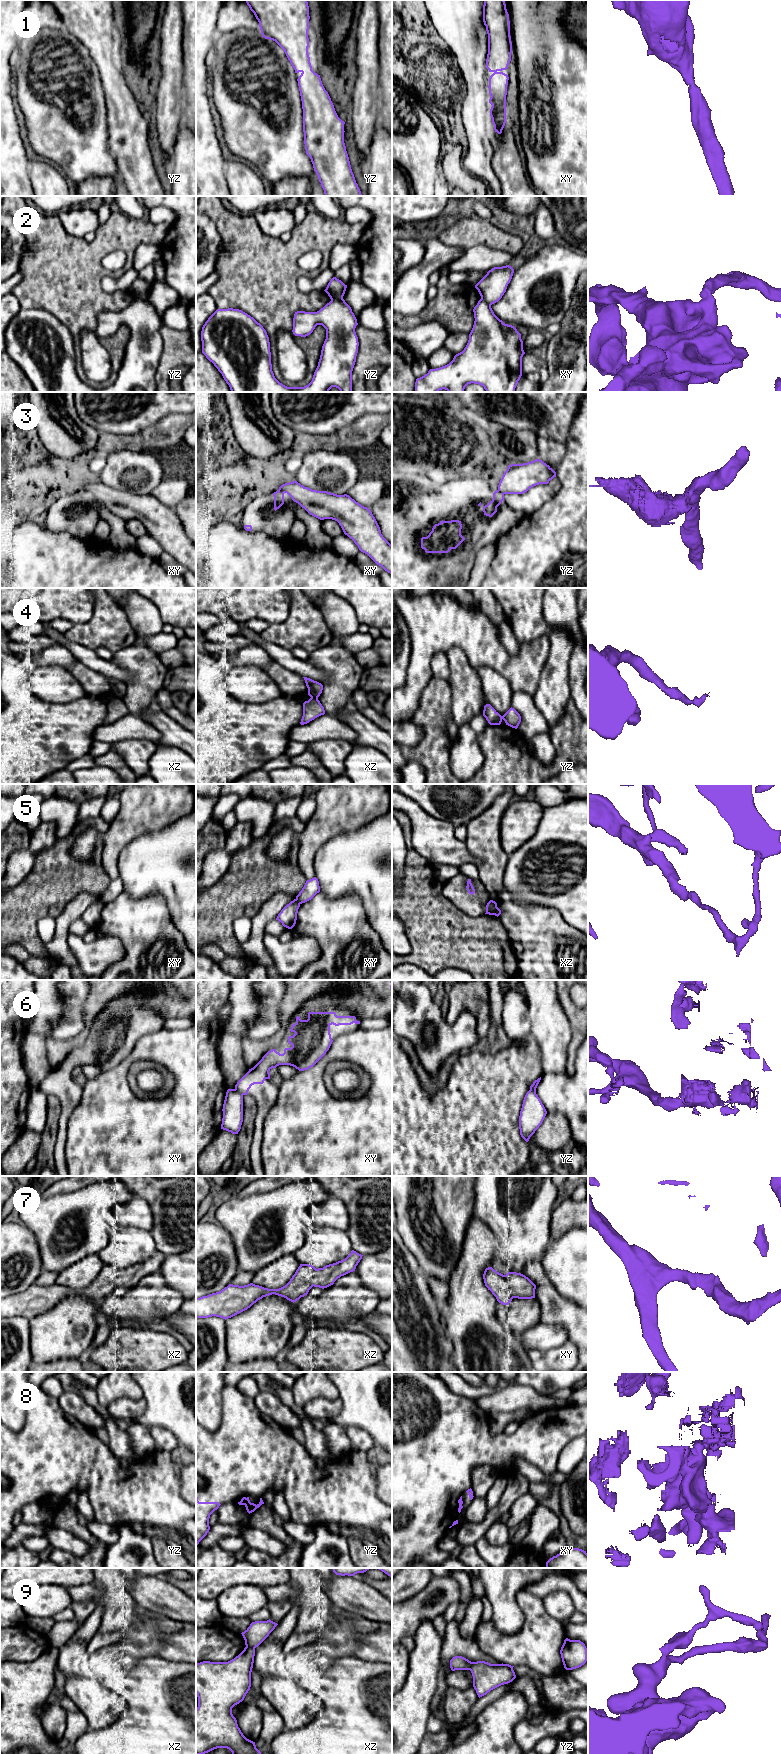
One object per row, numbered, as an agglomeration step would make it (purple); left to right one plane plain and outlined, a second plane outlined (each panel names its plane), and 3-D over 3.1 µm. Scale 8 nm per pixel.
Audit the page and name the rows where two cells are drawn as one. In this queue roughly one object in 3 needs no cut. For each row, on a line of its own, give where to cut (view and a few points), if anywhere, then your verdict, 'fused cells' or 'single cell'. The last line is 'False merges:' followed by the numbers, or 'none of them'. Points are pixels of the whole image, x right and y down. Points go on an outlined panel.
1: no cut | single cell
2: yz (342, 297), (331, 300) | fused cells
3: yz (497, 490), (503, 494) | fused cells
4: xz (311, 697), (317, 699) | fused cells
5: xy (296, 898), (300, 903) | fused cells
6: xy (235, 1088), (242, 1095) | fused cells
7: no cut | single cell
8: yz (246, 1498), (249, 1505), (256, 1505) | fused cells
9: xz (246, 1645), (254, 1648) | fused cells
False merges: 2, 3, 4, 5, 6, 8, 9

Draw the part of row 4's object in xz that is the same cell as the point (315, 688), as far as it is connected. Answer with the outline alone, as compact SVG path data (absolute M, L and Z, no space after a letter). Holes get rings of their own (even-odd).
M303 677L303 678L305 680L307 688L308 688L308 695L311 698L318 699L318 697L322 693L323 685L317 681L310 679L310 678L307 678L307 677Z

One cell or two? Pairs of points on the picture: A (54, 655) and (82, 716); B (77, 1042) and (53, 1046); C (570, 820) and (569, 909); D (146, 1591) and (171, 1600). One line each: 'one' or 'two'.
A: two
B: one
C: one
D: one

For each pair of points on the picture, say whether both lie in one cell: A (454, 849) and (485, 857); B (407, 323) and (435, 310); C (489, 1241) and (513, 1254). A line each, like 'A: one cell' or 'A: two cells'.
A: two cells
B: one cell
C: two cells

